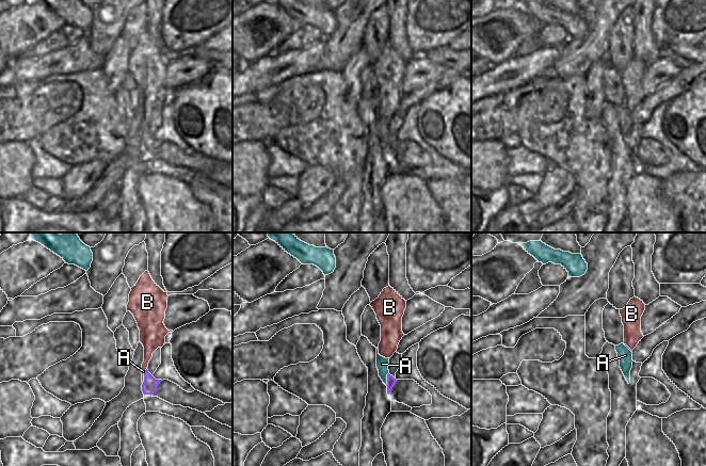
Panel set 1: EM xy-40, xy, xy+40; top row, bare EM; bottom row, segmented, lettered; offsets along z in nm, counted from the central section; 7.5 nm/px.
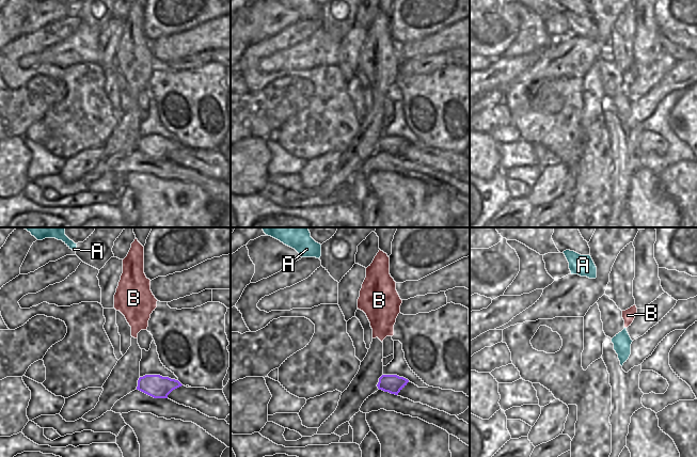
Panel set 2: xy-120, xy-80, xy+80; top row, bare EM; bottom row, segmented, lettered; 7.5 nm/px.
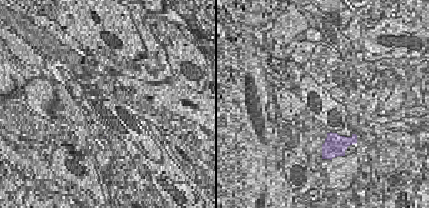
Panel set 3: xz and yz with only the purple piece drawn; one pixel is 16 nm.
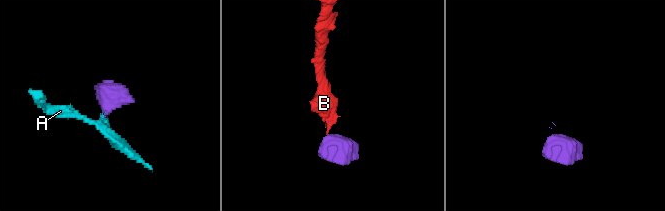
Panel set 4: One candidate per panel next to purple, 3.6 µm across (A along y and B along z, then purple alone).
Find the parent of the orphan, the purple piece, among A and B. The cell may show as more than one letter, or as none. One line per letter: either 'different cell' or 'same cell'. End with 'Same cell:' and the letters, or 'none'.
A: same cell
B: different cell
Same cell: A

